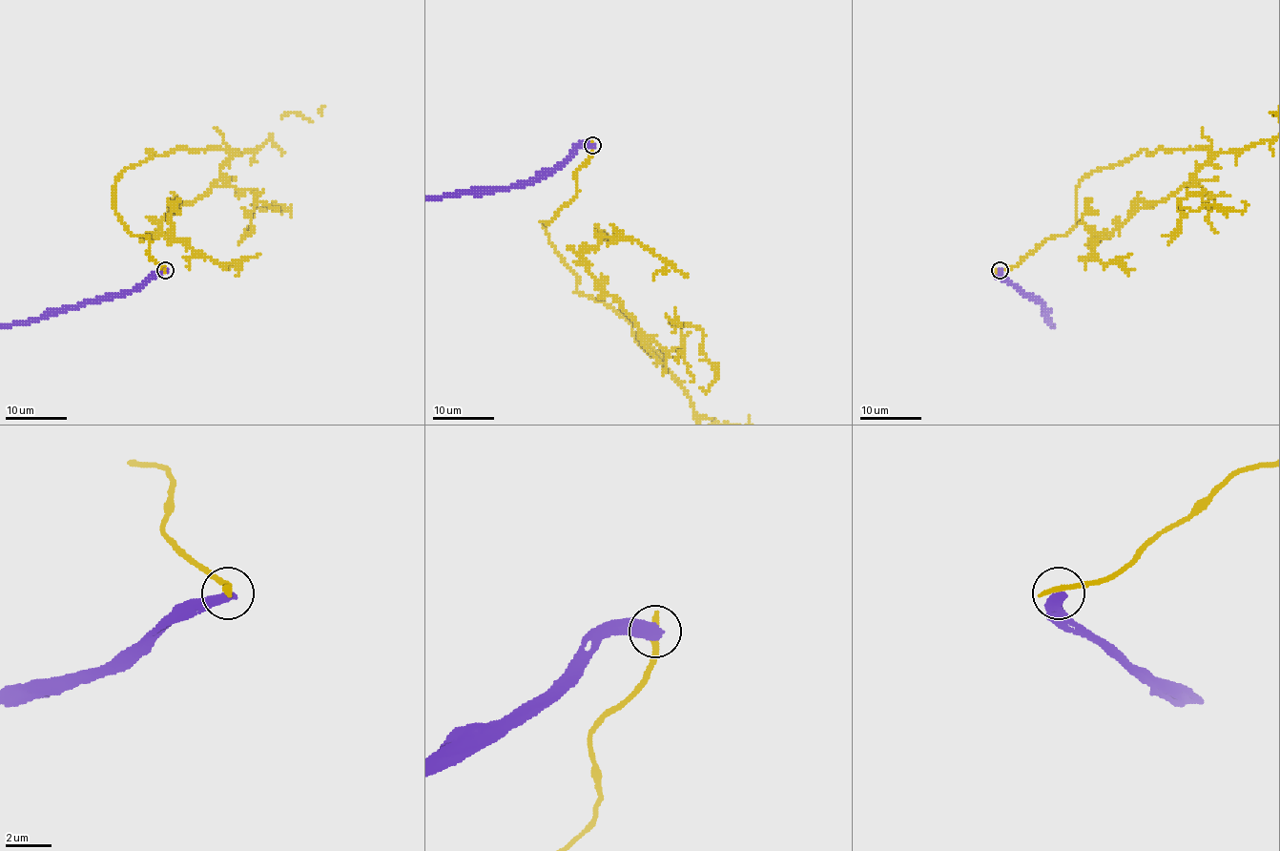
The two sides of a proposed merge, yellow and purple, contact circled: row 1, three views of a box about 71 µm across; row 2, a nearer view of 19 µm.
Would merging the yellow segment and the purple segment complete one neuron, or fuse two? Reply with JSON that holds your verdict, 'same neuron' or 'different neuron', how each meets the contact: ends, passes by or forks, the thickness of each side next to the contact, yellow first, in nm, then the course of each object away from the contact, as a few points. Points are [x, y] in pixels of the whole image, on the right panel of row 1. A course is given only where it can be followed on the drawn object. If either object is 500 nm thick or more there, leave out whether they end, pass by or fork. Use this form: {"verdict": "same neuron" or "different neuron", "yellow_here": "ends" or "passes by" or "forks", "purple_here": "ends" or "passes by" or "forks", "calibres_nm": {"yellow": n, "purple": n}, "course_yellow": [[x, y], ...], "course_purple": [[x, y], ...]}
{"verdict": "different neuron", "calibres_nm": {"yellow": 320, "purple": 500}, "course_yellow": [[1000, 270], [1073, 227], [1085, 176], [1158, 147], [1207, 148], [1192, 185], [1090, 239], [1101, 263], [1132, 253]]}

